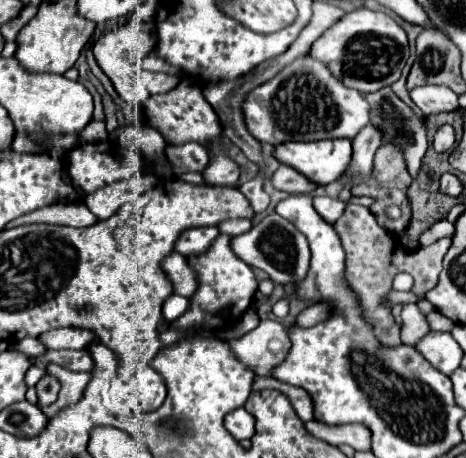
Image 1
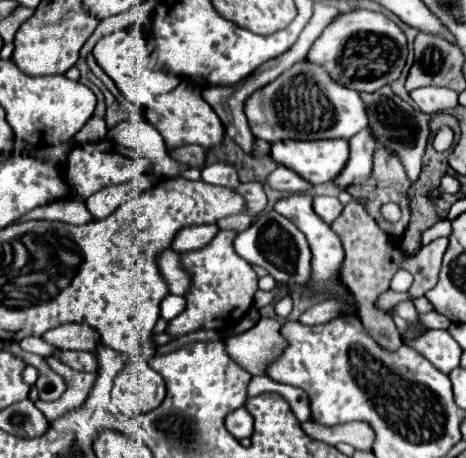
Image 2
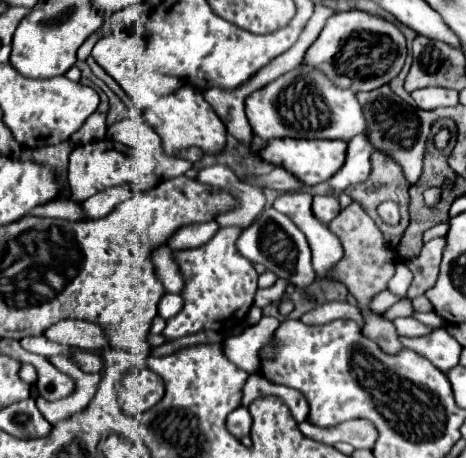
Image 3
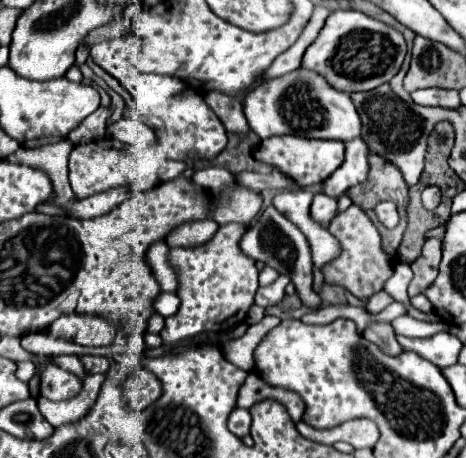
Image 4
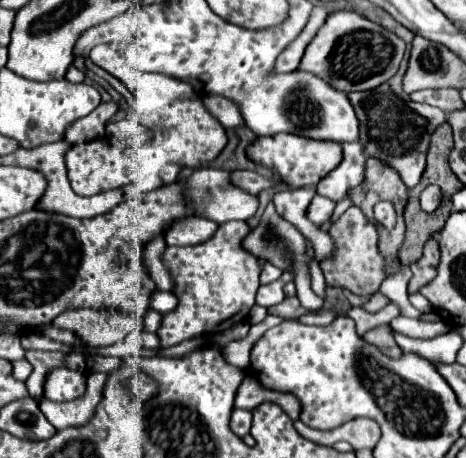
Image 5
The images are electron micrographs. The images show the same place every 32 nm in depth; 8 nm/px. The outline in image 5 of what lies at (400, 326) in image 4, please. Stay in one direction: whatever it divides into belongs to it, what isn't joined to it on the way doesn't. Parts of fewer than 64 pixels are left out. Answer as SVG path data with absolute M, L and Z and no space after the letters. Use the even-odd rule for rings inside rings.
M398 316L390 322L390 326L394 328L394 332L400 332L404 336L412 338L434 338L438 334L444 334L450 330L450 326L442 320L436 322L426 322L426 320L419 320L408 318L405 316Z

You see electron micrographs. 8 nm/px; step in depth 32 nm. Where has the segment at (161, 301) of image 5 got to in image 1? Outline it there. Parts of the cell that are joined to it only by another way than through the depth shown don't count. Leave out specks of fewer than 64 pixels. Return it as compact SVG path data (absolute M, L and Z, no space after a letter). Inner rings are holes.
M172 294L172 296L164 302L162 312L164 312L164 318L166 318L168 322L174 322L174 320L176 320L180 314L184 314L188 308L190 308L190 300L188 300L188 298L178 296L178 294Z

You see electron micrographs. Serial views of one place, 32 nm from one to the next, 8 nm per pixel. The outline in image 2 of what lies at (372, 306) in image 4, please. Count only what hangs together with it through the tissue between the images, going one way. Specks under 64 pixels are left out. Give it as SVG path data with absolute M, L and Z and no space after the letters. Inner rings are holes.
M388 290L386 294L382 294L380 298L378 298L378 306L382 308L382 310L392 310L398 302L402 302L402 300L414 300L408 292L392 292L392 290Z

